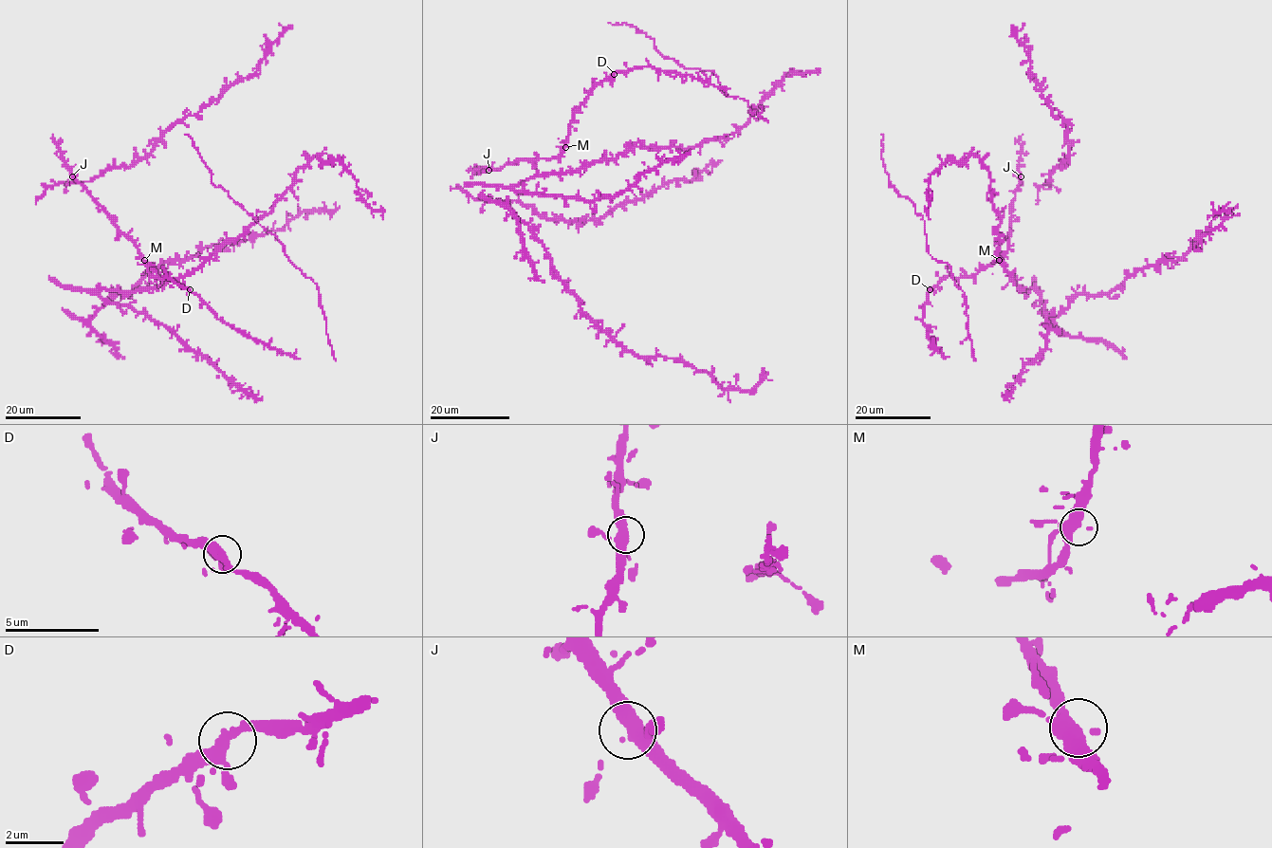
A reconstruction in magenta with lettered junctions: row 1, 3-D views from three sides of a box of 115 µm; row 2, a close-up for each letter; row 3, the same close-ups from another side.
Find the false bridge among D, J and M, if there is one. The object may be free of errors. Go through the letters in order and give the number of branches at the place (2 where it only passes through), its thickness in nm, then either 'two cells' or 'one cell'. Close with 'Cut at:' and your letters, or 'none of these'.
D: 3 | 340 nm | one cell
J: 3 | 360 nm | one cell
M: 3 | 360 nm | one cell
Cut at: none of these

